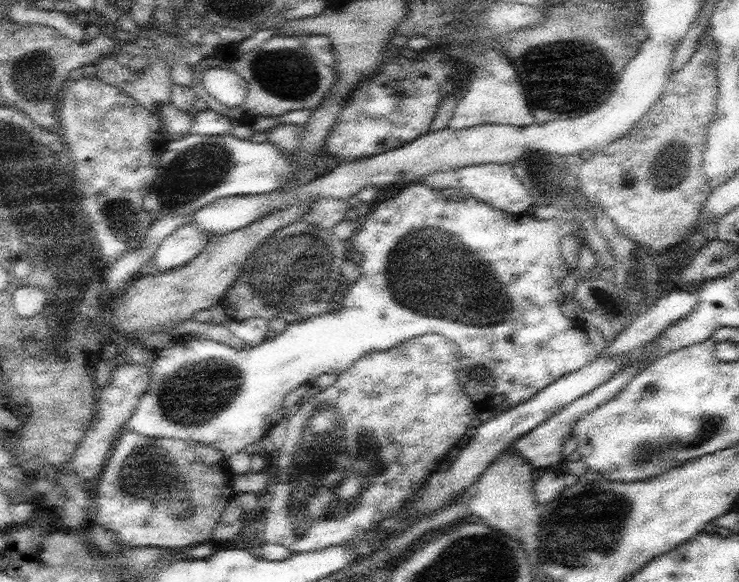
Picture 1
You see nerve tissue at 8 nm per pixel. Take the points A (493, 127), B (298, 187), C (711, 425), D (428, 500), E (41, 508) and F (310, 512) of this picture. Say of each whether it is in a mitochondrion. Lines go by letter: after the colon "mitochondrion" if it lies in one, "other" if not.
A: other
B: other
C: mitochondrion
D: other
E: other
F: mitochondrion

